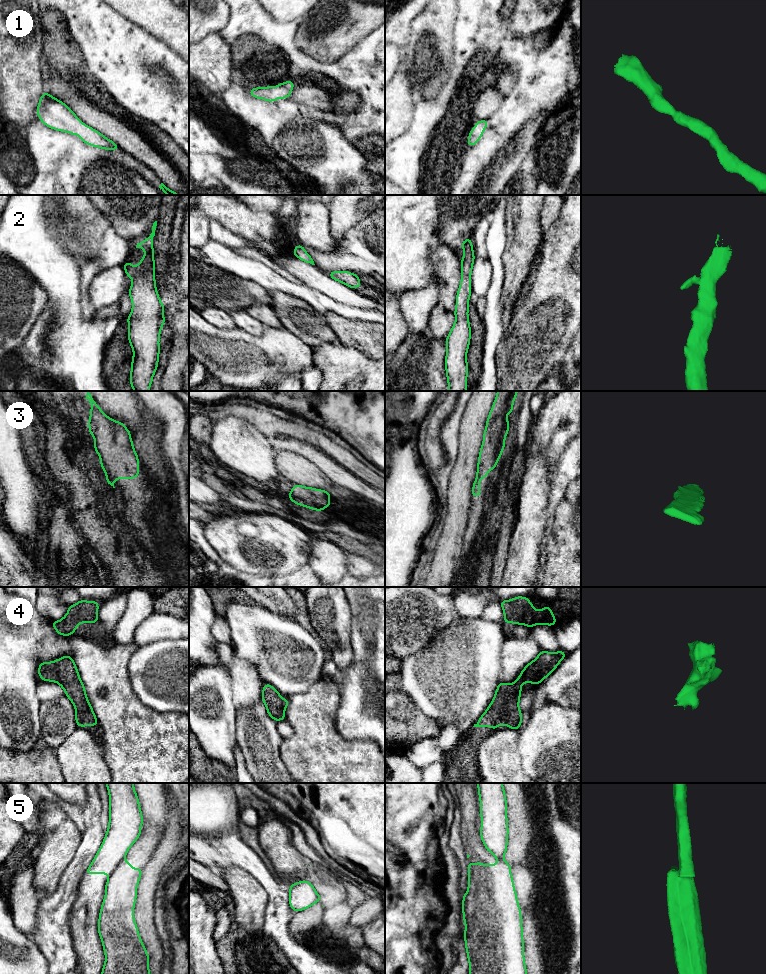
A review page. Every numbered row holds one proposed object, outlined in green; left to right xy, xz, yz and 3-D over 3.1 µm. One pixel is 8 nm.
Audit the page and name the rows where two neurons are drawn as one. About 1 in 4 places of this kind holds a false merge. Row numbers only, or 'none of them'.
5

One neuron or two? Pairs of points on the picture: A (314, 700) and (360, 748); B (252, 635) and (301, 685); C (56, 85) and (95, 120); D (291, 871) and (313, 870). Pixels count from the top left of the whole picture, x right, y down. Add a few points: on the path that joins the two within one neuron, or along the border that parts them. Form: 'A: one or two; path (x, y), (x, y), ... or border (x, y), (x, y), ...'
A: one; path (314, 716), (314, 719), (344, 748)
B: one; path (256, 651), (259, 659), (278, 678), (285, 681)
C: one; path (66, 91), (85, 110)
D: two; border (307, 865), (305, 879)

